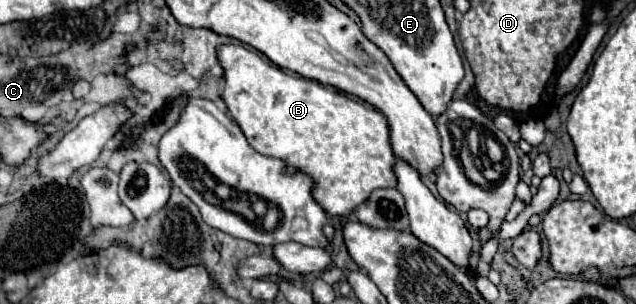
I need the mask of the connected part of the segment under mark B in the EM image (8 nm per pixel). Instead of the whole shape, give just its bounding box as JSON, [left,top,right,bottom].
[216,42,396,216]

